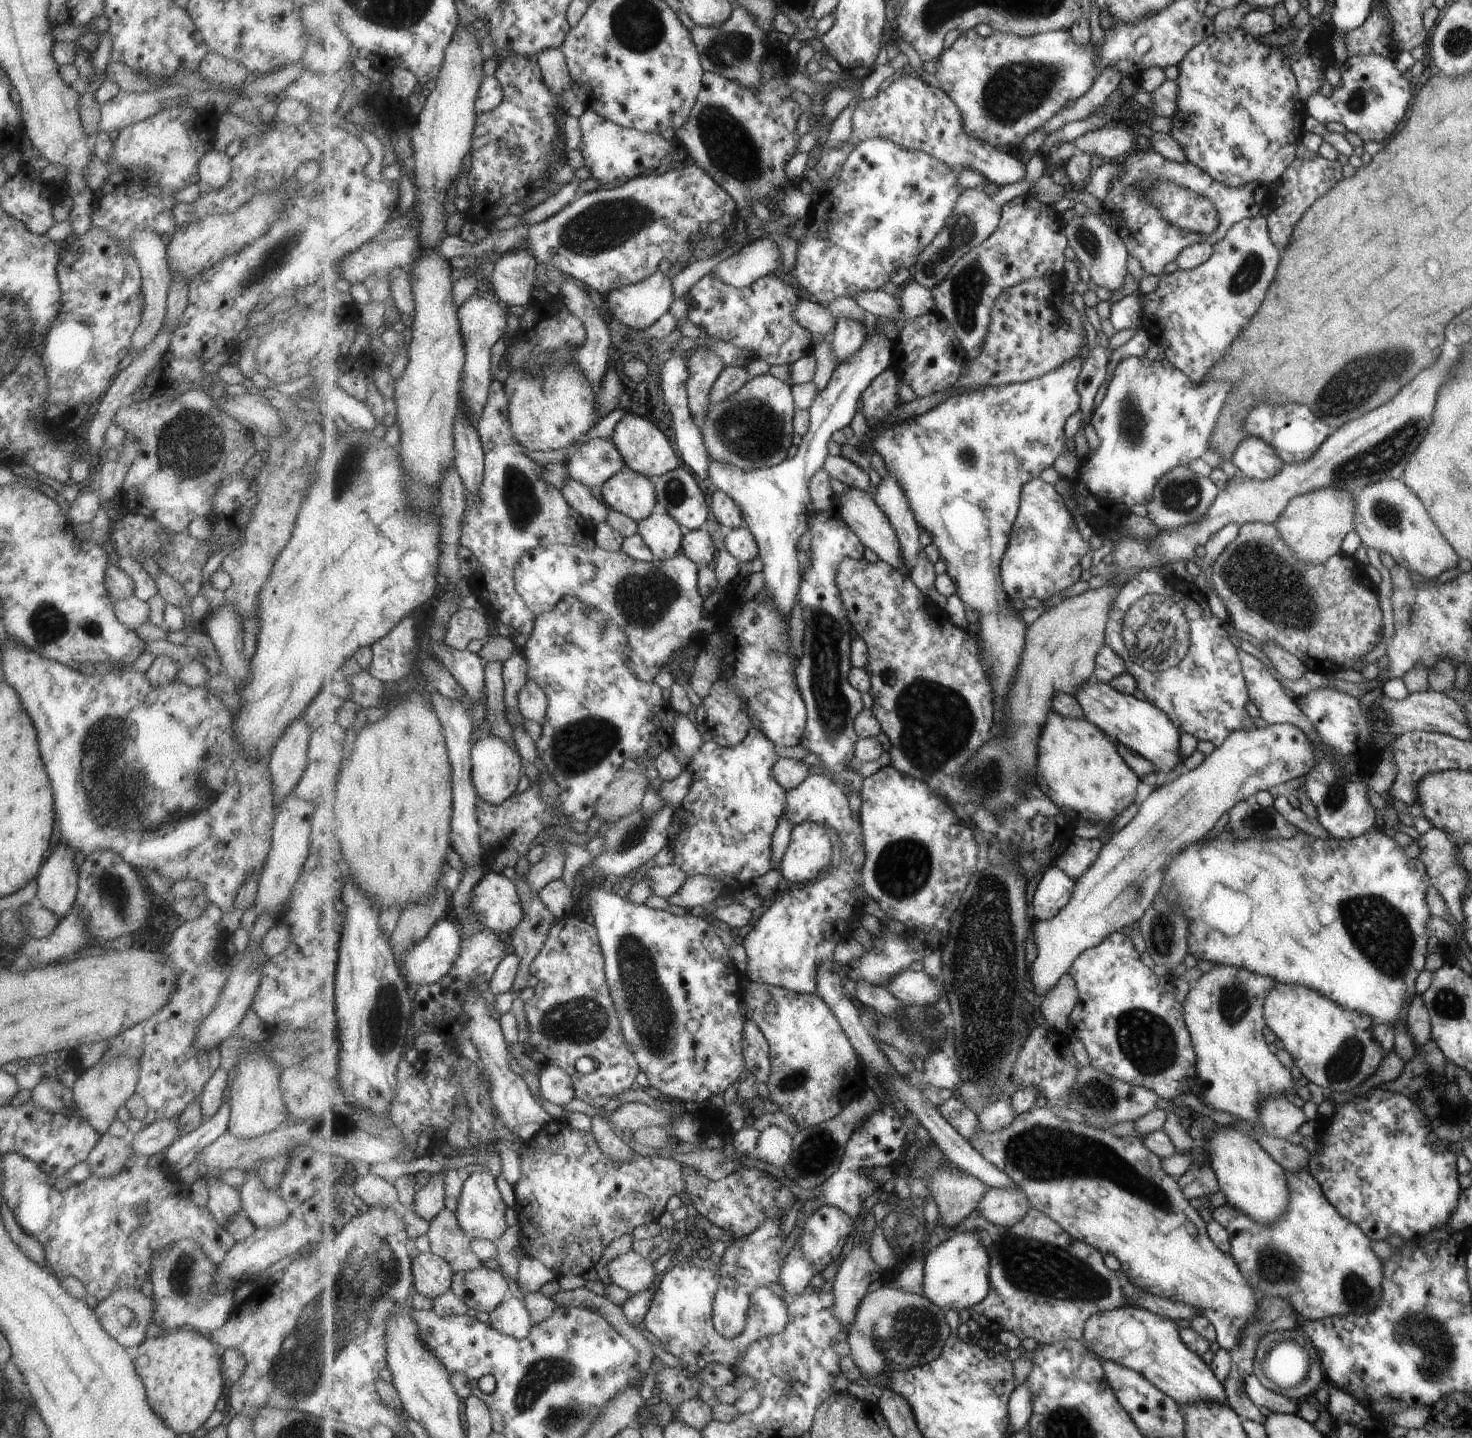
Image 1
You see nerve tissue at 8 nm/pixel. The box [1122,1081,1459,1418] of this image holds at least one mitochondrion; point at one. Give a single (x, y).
(1274, 1266)

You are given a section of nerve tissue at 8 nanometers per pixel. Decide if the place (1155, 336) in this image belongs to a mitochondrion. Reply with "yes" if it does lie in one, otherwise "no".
no

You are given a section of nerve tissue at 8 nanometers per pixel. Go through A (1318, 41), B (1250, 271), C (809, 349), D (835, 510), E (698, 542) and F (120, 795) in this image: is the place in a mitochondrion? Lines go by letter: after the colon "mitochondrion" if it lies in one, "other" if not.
A: other
B: mitochondrion
C: other
D: other
E: other
F: mitochondrion

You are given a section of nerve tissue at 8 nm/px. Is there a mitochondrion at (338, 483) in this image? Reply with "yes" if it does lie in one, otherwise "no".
yes

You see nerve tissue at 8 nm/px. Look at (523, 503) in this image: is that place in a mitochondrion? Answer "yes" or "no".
yes

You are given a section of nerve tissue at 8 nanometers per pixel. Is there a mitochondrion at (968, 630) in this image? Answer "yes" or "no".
no

